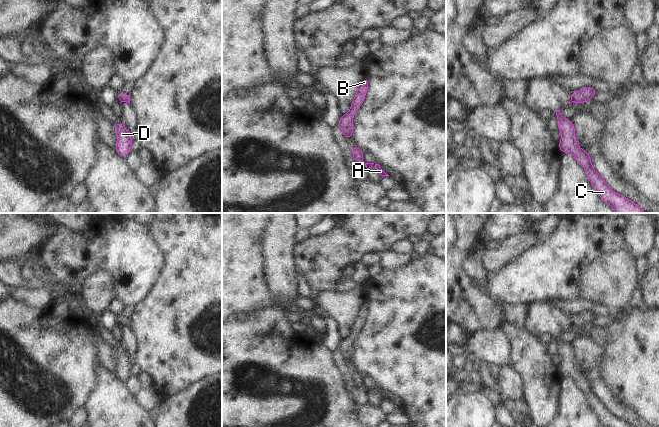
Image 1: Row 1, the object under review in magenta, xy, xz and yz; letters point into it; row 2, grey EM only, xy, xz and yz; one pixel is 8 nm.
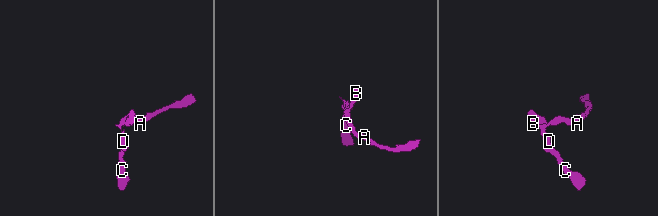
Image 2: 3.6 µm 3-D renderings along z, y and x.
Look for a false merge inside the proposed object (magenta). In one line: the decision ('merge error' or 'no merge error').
merge error

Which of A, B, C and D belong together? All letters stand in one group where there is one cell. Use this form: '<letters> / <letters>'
A B / C D

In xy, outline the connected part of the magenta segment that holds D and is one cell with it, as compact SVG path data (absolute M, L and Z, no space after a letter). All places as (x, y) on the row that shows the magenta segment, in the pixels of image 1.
M123 123L113 124L113 126L117 133L115 149L122 158L125 158L131 151L132 137Z

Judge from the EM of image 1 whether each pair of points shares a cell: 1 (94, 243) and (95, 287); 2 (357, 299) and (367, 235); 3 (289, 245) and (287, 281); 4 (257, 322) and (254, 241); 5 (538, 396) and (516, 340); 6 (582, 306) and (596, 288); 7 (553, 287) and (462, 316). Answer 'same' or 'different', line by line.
1: different
2: different
3: same
4: different
5: same
6: different
7: different

